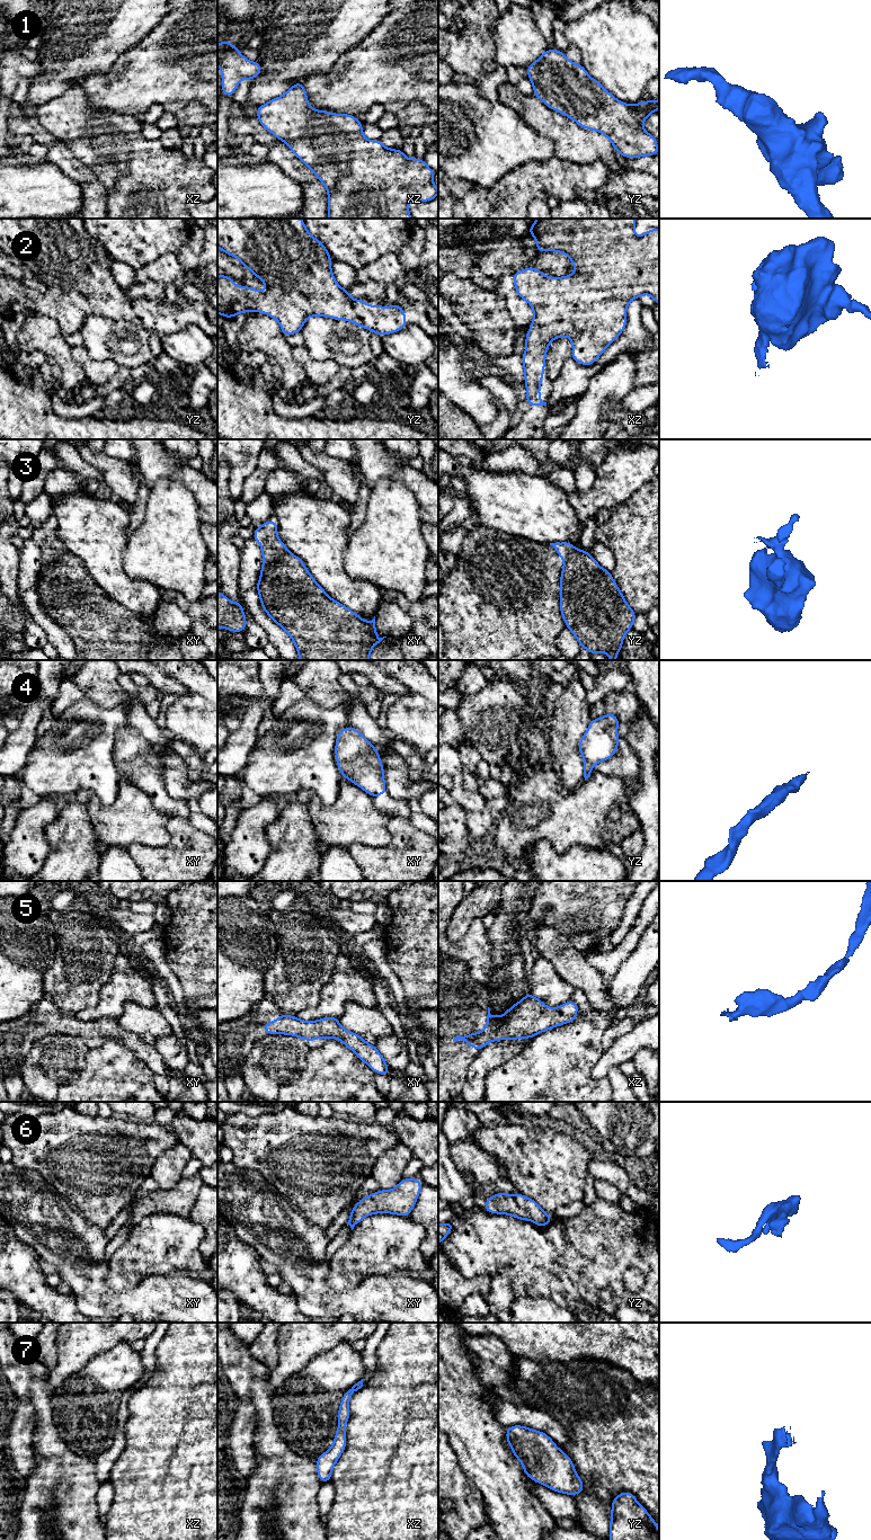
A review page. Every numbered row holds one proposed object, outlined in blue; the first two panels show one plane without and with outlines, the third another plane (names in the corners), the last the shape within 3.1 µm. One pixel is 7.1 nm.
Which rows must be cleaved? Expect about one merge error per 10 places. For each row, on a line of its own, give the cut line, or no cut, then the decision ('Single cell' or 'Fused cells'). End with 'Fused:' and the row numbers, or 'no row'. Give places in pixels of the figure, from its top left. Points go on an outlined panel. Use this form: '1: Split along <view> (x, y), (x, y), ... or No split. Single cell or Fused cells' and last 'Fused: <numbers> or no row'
1: No split. Single cell
2: No split. Single cell
3: Split along xy (289, 552), (270, 563), (263, 564). Fused cells
4: No split. Single cell
5: No split. Single cell
6: No split. Single cell
7: No split. Single cell
Fused: 3

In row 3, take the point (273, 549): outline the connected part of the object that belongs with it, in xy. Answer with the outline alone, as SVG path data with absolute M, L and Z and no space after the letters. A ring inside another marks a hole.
M267 519L258 528L254 529L252 538L258 542L263 553L263 564L272 564L290 553L286 545L277 537L278 522Z

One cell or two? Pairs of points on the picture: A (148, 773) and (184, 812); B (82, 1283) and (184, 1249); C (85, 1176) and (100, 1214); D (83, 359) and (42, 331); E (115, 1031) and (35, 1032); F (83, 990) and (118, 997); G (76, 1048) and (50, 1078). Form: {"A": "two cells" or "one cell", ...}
{"A": "one cell", "B": "two cells", "C": "one cell", "D": "two cells", "E": "one cell", "F": "two cells", "G": "one cell"}

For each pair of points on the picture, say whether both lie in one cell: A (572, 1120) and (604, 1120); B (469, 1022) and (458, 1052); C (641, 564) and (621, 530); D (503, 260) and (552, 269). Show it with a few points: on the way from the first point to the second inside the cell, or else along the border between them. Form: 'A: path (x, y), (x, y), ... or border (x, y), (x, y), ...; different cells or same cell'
A: border (581, 1113), (585, 1118); different cells
B: path (461, 1030), (455, 1035), (455, 1044); same cell
C: path (641, 555), (641, 550), (630, 539); same cell
D: path (515, 260), (540, 263); same cell

